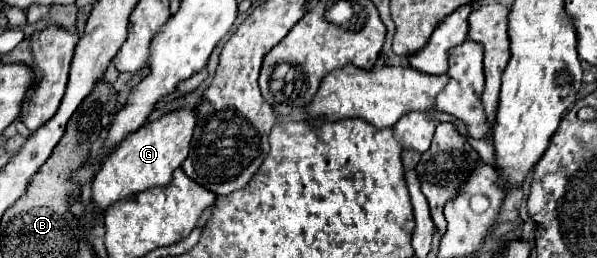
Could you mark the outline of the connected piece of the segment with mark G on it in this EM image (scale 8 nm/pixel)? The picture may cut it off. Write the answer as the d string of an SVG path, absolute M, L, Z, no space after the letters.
M175 110L169 112L155 122L141 126L137 132L127 136L103 162L101 170L95 174L91 184L91 202L95 206L95 218L105 214L105 210L123 200L137 196L149 188L169 186L173 178L173 170L183 164L189 152L189 142L195 128L195 112L193 110Z

